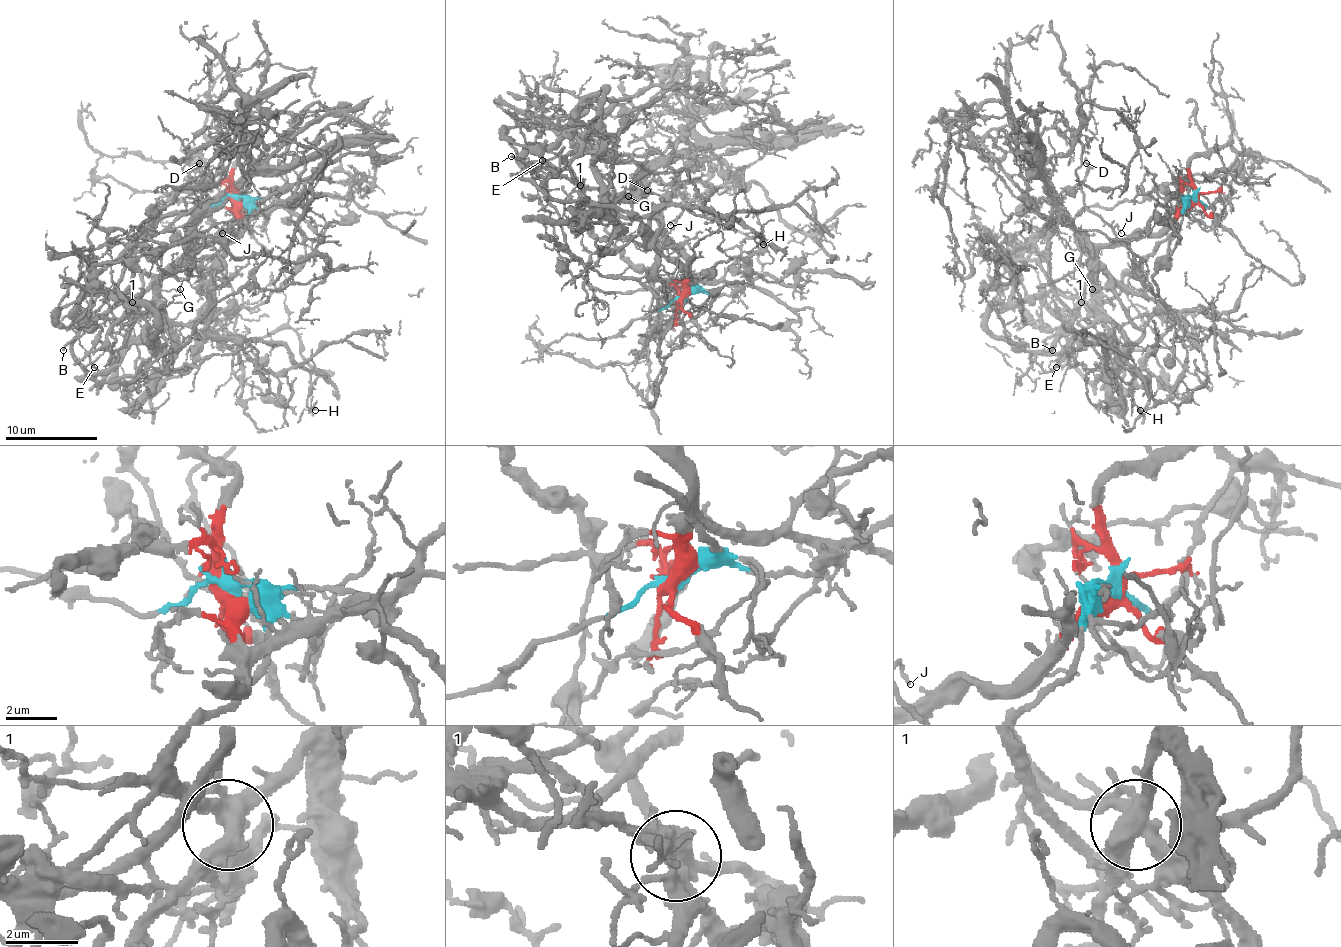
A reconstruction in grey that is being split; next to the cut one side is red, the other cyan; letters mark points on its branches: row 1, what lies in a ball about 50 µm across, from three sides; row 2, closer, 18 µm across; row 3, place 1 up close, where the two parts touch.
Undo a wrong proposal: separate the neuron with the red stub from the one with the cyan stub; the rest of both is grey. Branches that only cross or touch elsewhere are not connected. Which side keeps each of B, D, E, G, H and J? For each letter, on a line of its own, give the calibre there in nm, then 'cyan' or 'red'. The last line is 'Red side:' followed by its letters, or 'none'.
B: calibre 170 nm; cyan
D: calibre 180 nm; red
E: calibre 130 nm; cyan
G: calibre 100 nm; red
H: calibre 160 nm; red
J: calibre 110 nm; cyan
Red side: D, G, H

